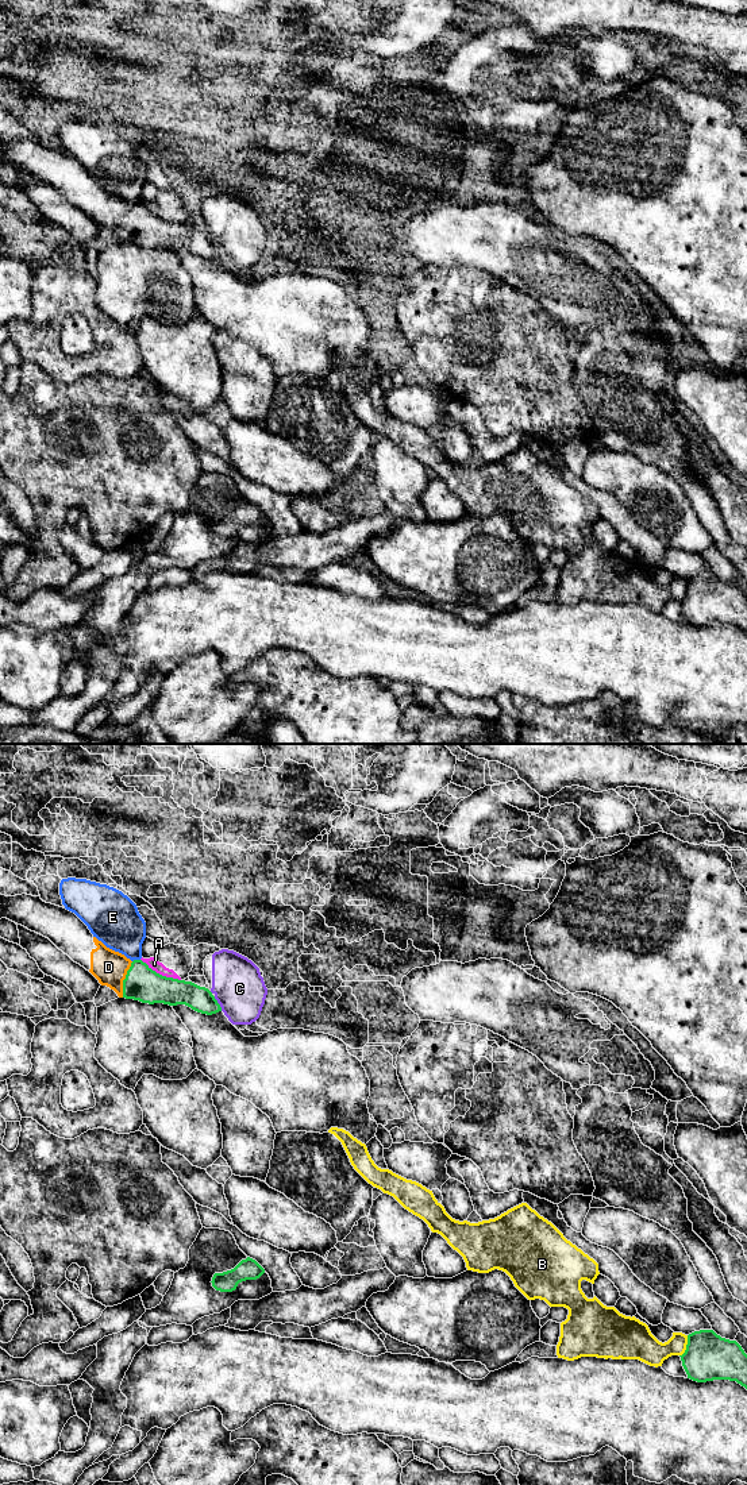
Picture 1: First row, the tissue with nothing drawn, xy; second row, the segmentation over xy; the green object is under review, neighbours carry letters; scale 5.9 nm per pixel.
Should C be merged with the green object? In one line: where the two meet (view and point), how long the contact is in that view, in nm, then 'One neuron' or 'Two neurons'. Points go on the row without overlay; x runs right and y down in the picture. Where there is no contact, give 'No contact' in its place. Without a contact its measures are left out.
Touches green at xy (218, 247). Shared border 100 nm. Two neurons

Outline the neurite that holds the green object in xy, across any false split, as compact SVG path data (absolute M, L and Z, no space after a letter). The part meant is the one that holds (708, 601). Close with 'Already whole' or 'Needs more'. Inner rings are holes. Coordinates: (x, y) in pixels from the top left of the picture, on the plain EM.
M713 574L694 575L679 601L693 625L729 624L747 633L747 598L736 585L721 582Z. Already whole

